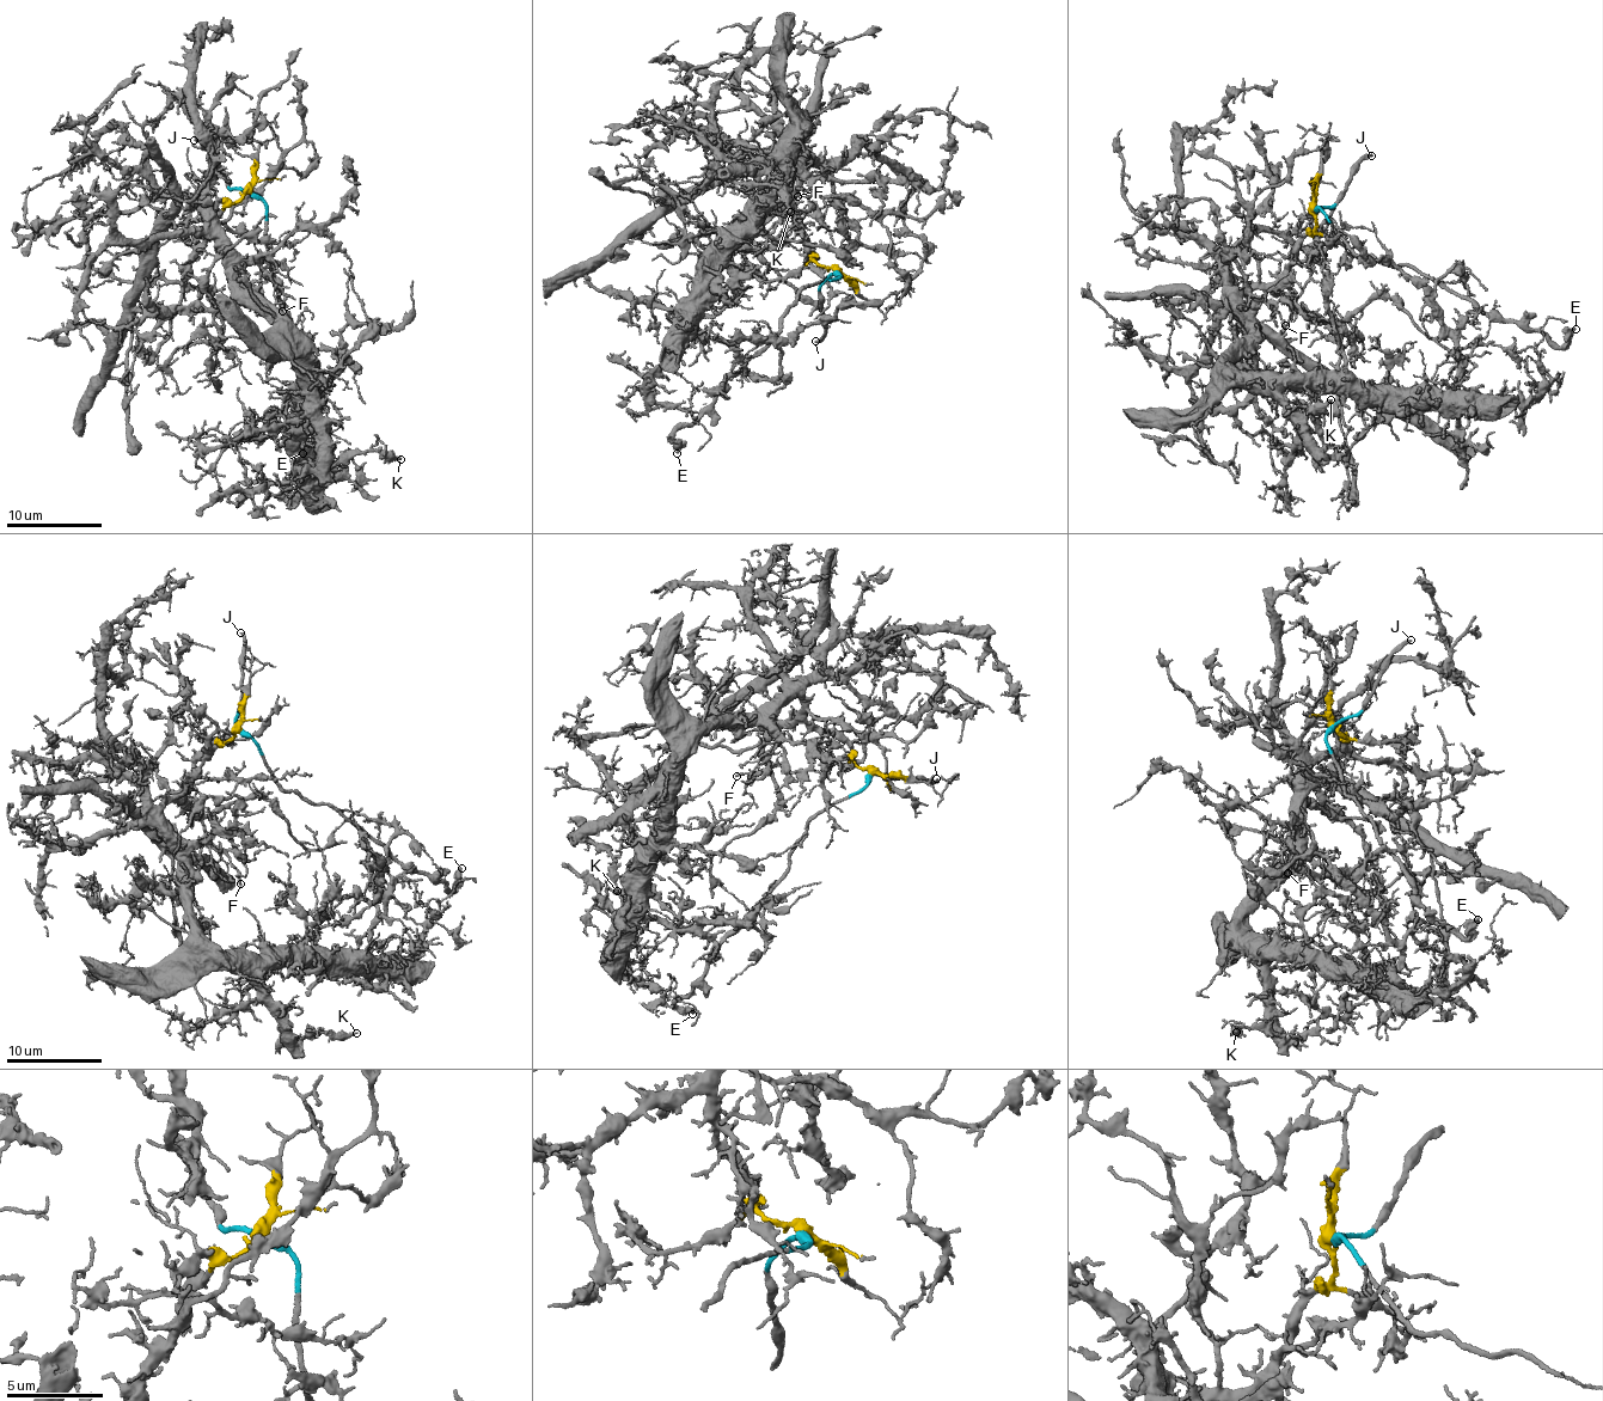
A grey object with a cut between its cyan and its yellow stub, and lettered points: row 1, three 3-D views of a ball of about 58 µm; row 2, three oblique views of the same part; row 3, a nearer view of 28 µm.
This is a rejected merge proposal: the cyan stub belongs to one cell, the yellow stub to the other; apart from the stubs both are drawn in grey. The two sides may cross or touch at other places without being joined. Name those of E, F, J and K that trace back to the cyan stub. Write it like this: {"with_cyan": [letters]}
{"with_cyan": ["E", "J"]}

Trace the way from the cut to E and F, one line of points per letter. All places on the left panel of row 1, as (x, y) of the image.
E: (250, 191), (264, 205), (265, 240), (279, 295), (298, 335), (295, 365), (313, 426), (305, 465), (304, 453)
F: (250, 191), (219, 203), (208, 214), (208, 227), (277, 285), (283, 295), (282, 311)

